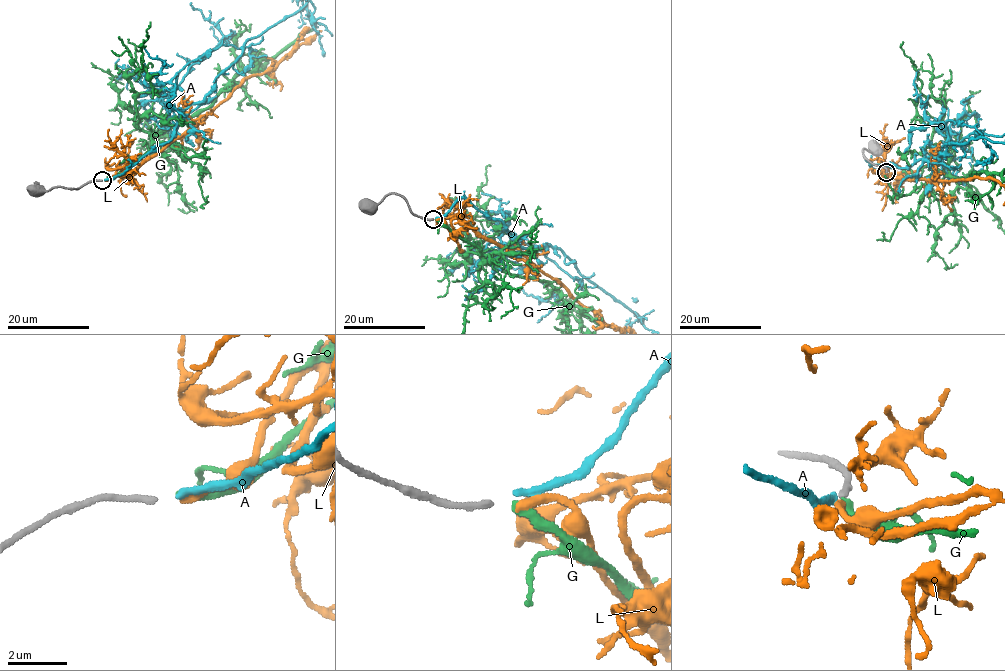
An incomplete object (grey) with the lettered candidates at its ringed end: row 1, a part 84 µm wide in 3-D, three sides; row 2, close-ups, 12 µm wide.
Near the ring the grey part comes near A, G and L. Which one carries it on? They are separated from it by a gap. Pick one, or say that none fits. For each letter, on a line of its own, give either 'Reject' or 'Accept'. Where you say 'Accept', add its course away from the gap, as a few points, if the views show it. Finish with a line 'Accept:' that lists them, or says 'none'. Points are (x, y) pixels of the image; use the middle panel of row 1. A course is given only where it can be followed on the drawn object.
A: Reject
G: Reject
L: Reject
Accept: none

